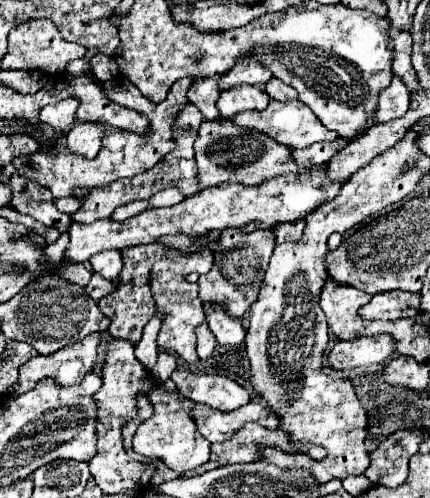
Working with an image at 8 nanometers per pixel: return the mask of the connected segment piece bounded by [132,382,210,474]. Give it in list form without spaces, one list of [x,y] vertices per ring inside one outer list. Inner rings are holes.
[[[154,382],[154,390],[150,390],[148,400],[154,406],[154,414],[138,426],[132,440],[132,450],[144,458],[164,462],[178,474],[206,464],[210,458],[210,442],[206,442],[206,438],[202,438],[194,426],[194,420],[190,416],[194,402],[182,394],[170,394],[168,390],[162,390],[162,382]]]

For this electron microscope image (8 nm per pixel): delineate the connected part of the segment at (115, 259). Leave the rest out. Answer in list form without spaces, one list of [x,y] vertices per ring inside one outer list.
[[[104,250],[102,254],[94,254],[90,258],[92,270],[102,274],[106,280],[116,280],[122,270],[122,256],[118,250]]]

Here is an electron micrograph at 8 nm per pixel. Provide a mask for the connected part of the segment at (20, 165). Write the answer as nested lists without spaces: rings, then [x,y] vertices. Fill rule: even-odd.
[[[116,76],[108,82],[104,82],[104,90],[108,94],[108,98],[112,98],[112,102],[122,104],[124,108],[132,108],[138,110],[142,114],[146,114],[146,118],[150,120],[150,132],[140,136],[134,132],[122,132],[118,128],[104,124],[104,128],[108,130],[104,136],[104,148],[100,150],[100,154],[94,160],[86,160],[80,154],[32,154],[32,156],[20,156],[14,160],[14,166],[18,168],[18,172],[26,178],[32,178],[34,182],[42,184],[44,188],[48,188],[54,198],[64,198],[70,196],[72,190],[76,186],[84,186],[88,190],[98,188],[98,186],[108,186],[110,182],[118,180],[118,178],[132,178],[136,174],[142,174],[144,170],[150,170],[152,166],[156,166],[170,150],[174,150],[174,138],[172,138],[172,126],[174,126],[174,118],[180,114],[180,110],[184,110],[184,106],[188,104],[186,92],[192,86],[192,78],[184,78],[178,80],[168,98],[160,104],[154,104],[150,100],[146,100],[142,96],[142,92],[124,76]]]

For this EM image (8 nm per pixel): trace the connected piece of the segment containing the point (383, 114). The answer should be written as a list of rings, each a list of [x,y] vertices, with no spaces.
[[[394,76],[392,84],[388,88],[382,90],[380,98],[378,98],[378,110],[374,112],[374,118],[366,120],[366,126],[362,126],[362,130],[368,130],[372,124],[382,124],[382,122],[390,122],[394,118],[402,118],[406,114],[410,106],[410,92],[406,88],[406,84]]]

